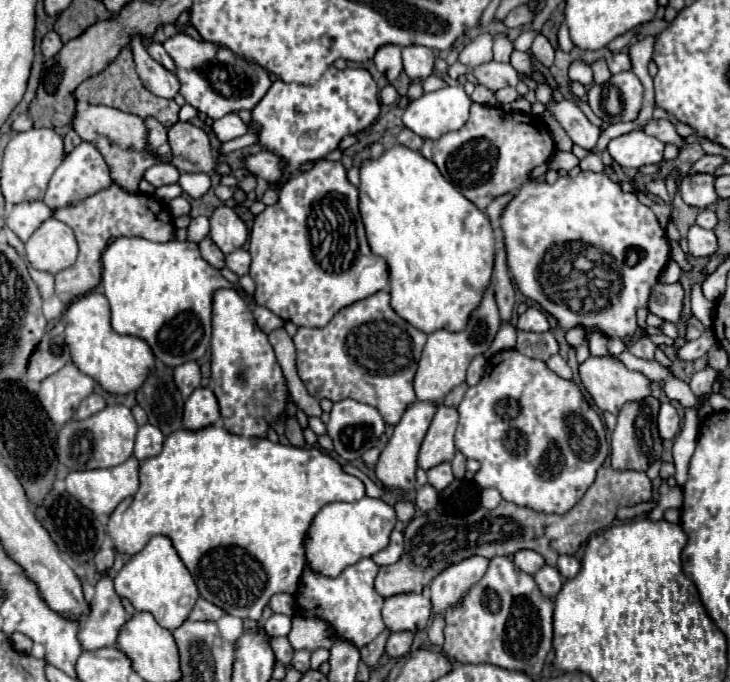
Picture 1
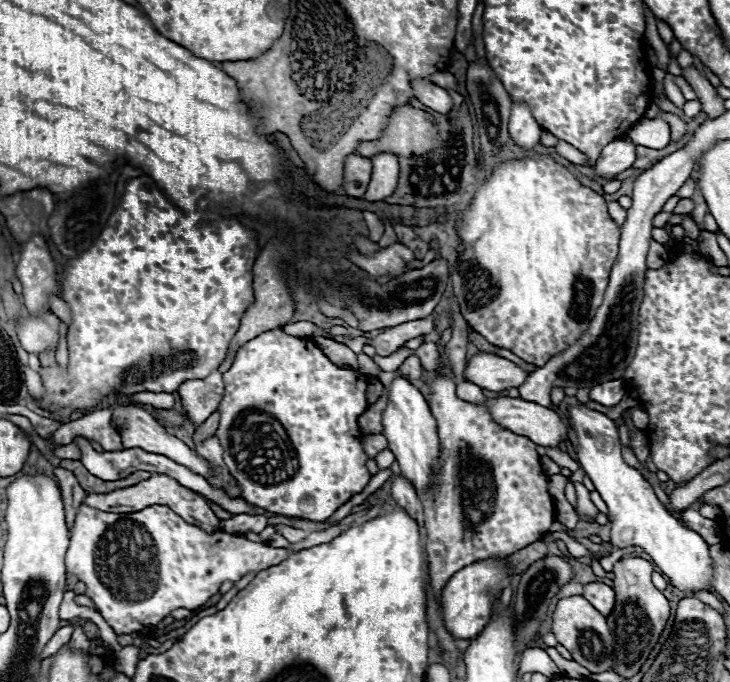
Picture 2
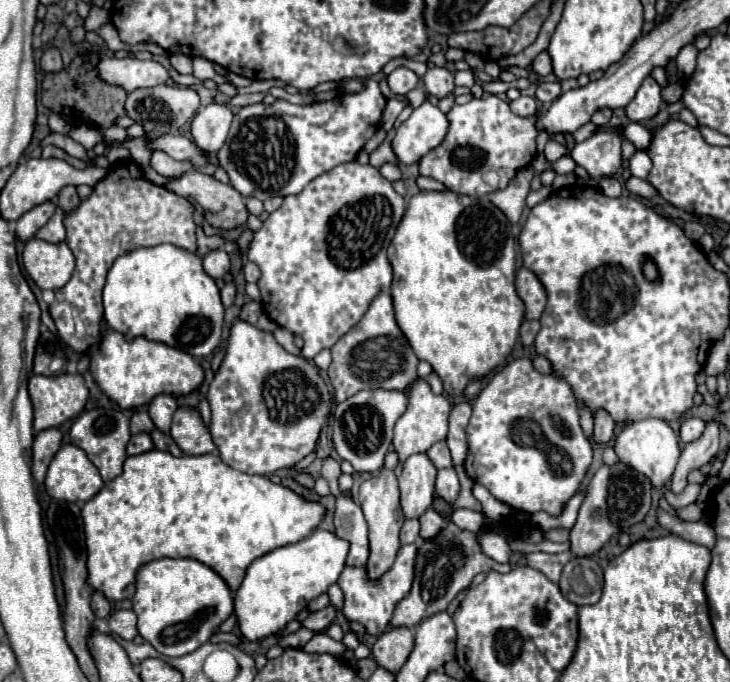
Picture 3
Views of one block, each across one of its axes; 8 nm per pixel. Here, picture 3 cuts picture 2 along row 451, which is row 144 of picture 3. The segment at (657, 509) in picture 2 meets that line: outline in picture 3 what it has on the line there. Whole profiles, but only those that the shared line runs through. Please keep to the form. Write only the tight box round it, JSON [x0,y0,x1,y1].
[570,130,622,178]

